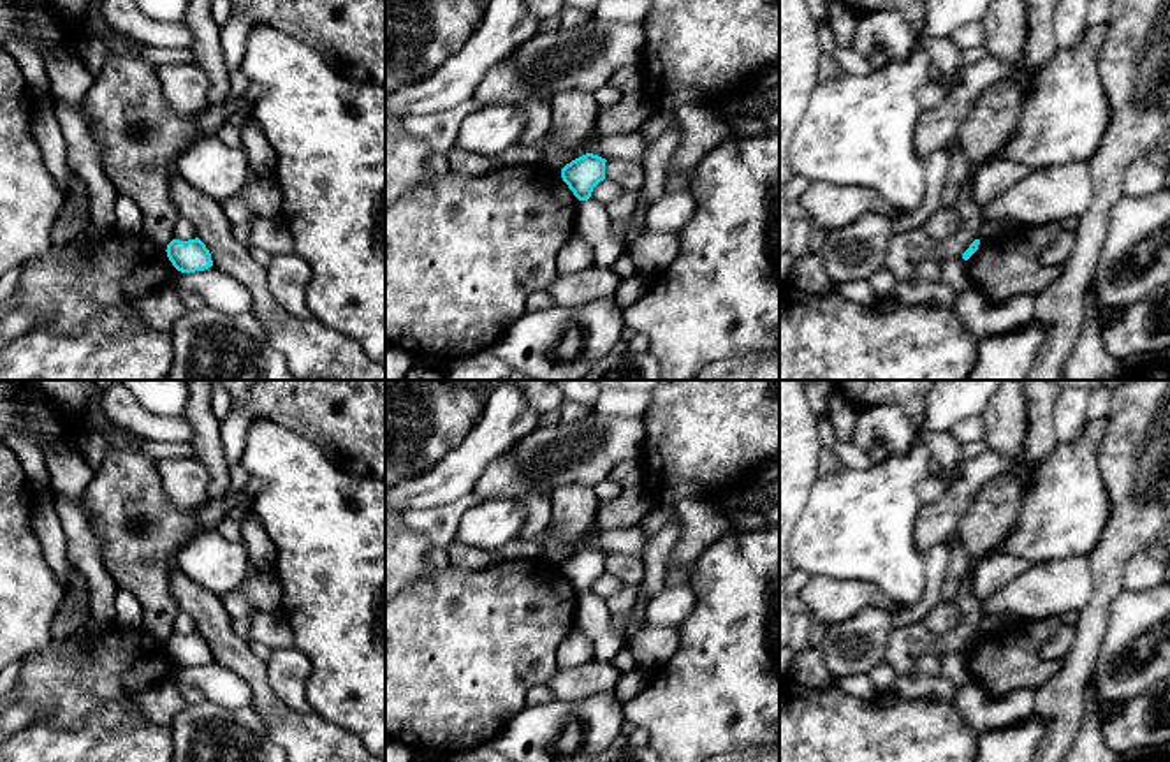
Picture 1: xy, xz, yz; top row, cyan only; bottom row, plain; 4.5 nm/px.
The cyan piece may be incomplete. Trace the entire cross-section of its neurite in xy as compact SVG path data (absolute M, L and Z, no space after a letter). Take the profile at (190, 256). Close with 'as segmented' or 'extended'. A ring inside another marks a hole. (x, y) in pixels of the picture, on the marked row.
M199 238L188 241L172 239L165 252L172 266L181 273L204 271L213 266L211 253Z; as segmented

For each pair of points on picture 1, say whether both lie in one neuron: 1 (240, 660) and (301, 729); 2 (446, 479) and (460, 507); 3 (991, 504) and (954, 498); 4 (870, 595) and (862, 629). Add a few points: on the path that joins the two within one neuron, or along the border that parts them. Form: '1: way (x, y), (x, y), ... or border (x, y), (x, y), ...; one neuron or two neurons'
1: border (285, 708), (278, 715), (263, 717); two neurons
2: border (470, 491), (447, 504), (416, 511); two neurons
3: border (1005, 474), (989, 479), (980, 488), (954, 534); two neurons
4: border (892, 613), (866, 606), (831, 625); two neurons

